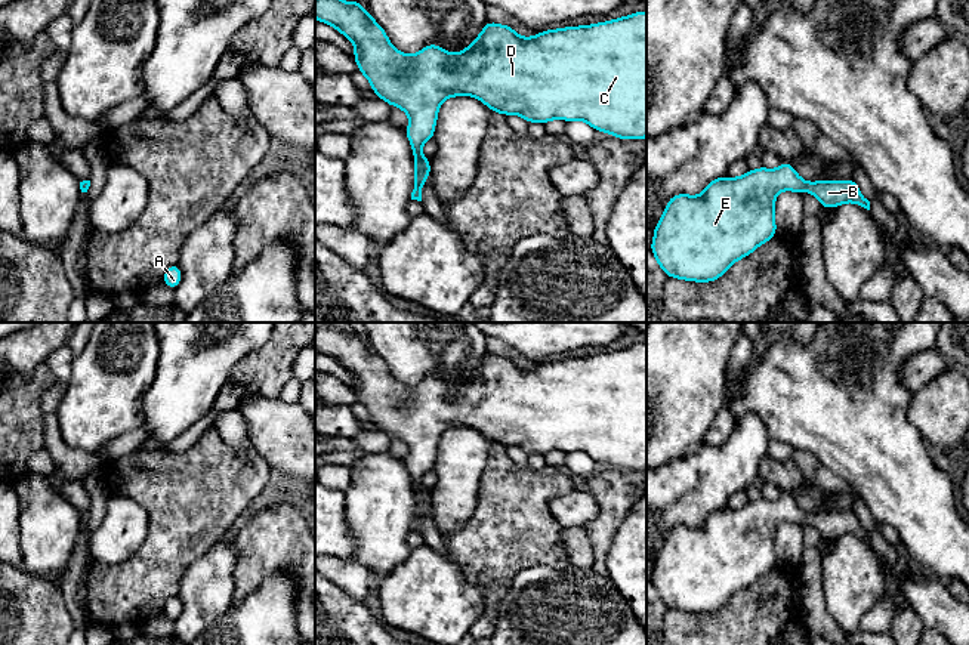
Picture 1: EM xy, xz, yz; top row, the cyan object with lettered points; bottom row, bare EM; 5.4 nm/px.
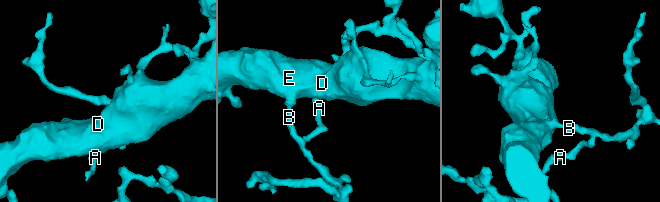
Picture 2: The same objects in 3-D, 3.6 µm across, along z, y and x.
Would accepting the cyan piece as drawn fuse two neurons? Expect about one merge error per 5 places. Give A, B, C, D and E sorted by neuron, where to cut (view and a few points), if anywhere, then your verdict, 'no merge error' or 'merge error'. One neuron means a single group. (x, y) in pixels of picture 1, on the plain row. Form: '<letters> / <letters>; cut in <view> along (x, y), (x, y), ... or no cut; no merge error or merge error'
A B C D E; no cut; no merge error

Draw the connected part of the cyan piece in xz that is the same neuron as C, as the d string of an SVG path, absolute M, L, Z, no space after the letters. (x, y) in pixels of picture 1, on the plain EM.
M323 324L315 331L318 354L334 358L355 376L358 402L367 408L371 422L391 438L399 438L408 448L405 460L414 487L414 521L411 531L422 533L422 519L431 507L431 494L422 485L426 472L435 467L435 456L441 435L453 428L472 428L485 435L493 444L518 445L528 454L550 451L581 451L598 463L607 463L618 470L646 469L646 343L635 343L593 357L546 361L533 368L521 368L512 358L487 352L482 364L459 385L448 385L439 376L426 376L416 386L395 380L385 361L361 339L361 330L352 336L343 330Z

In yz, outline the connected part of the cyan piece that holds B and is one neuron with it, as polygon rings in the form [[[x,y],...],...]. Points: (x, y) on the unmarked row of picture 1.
[[[783,493],[775,502],[760,497],[741,509],[713,510],[701,527],[673,527],[654,559],[649,580],[658,599],[667,608],[685,612],[712,614],[720,609],[732,595],[777,567],[775,530],[780,522],[811,524],[825,540],[855,534],[870,541],[870,533],[862,528],[854,510],[806,513],[791,494]]]

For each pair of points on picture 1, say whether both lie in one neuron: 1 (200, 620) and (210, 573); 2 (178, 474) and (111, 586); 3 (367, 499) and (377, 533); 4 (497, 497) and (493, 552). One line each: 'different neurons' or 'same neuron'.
1: same neuron
2: same neuron
3: same neuron
4: same neuron

